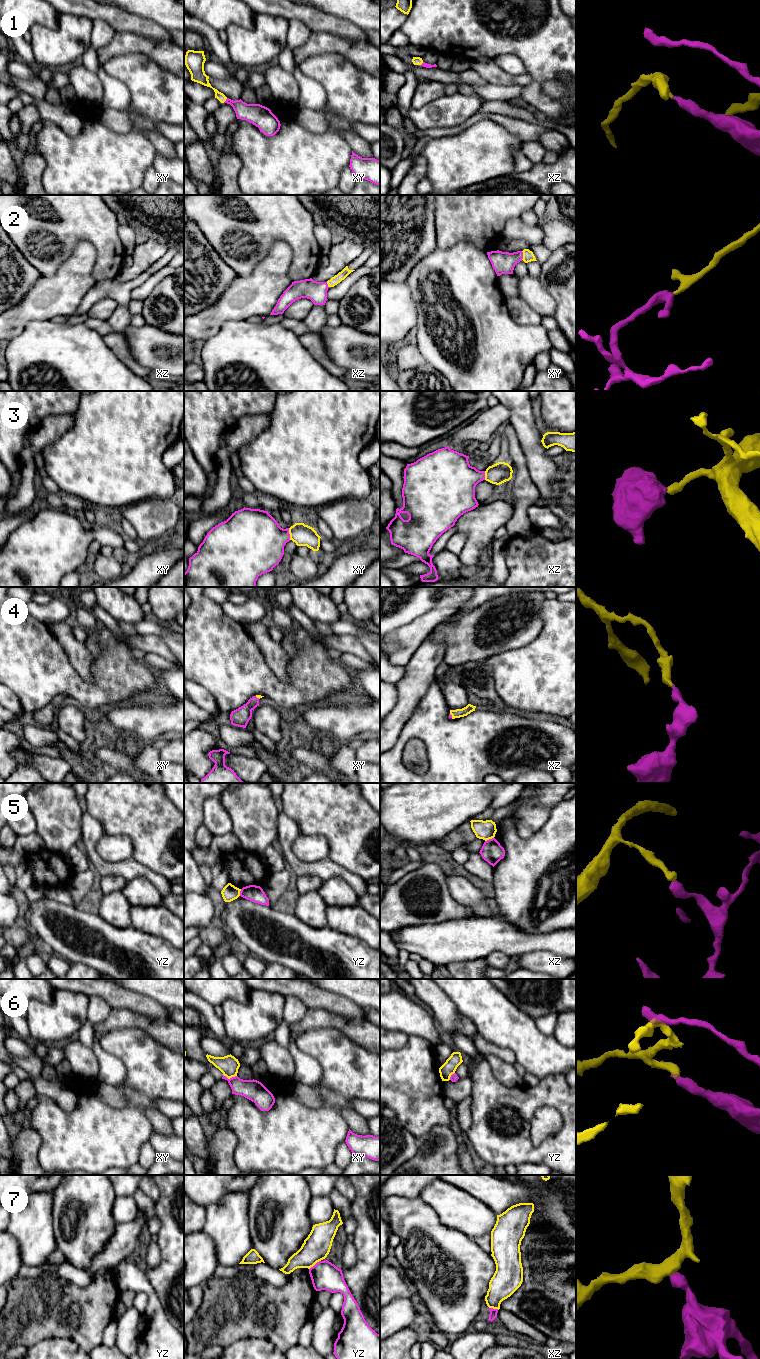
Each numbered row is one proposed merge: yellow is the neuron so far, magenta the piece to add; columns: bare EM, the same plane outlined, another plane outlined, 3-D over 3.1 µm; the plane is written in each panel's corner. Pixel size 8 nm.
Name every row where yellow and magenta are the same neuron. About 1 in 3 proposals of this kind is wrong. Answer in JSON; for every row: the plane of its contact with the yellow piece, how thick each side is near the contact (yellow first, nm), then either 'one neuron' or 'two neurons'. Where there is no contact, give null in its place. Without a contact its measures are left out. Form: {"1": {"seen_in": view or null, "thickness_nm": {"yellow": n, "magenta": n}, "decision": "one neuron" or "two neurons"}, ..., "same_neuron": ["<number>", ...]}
{"1": {"seen_in": "xy", "thickness_nm": {"yellow": 80, "magenta": 160}, "decision": "one neuron"}, "2": {"seen_in": "xy", "thickness_nm": {"yellow": 90, "magenta": 180}, "decision": "one neuron"}, "3": {"seen_in": "xy", "thickness_nm": {"yellow": 180, "magenta": 400}, "decision": "one neuron"}, "4": {"seen_in": "xz", "thickness_nm": {"yellow": 70, "magenta": 30}, "decision": "one neuron"}, "5": {"seen_in": "xz", "thickness_nm": {"yellow": 150, "magenta": 170}, "decision": "two neurons"}, "6": {"seen_in": "xy", "thickness_nm": {"yellow": 160, "magenta": 160}, "decision": "two neurons"}, "7": {"seen_in": "yz", "thickness_nm": {"yellow": 220, "magenta": 220}, "decision": "two neurons"}, "same_neuron": ["1", "2", "3", "4"]}

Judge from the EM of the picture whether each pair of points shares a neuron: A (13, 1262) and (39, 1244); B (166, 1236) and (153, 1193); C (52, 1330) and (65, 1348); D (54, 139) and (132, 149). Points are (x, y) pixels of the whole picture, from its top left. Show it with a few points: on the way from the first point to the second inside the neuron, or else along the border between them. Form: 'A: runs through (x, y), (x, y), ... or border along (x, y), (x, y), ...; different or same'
A: border along (12, 1235), (18, 1243), (23, 1264); different
B: border along (156, 1185), (159, 1191), (159, 1198), (154, 1202); different
C: border along (35, 1344), (50, 1338), (68, 1338), (80, 1347); different
D: runs through (73, 149), (113, 149); same

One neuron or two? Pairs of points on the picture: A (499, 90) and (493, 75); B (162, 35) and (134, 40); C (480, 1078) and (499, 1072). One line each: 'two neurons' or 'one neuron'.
A: two neurons
B: two neurons
C: two neurons

